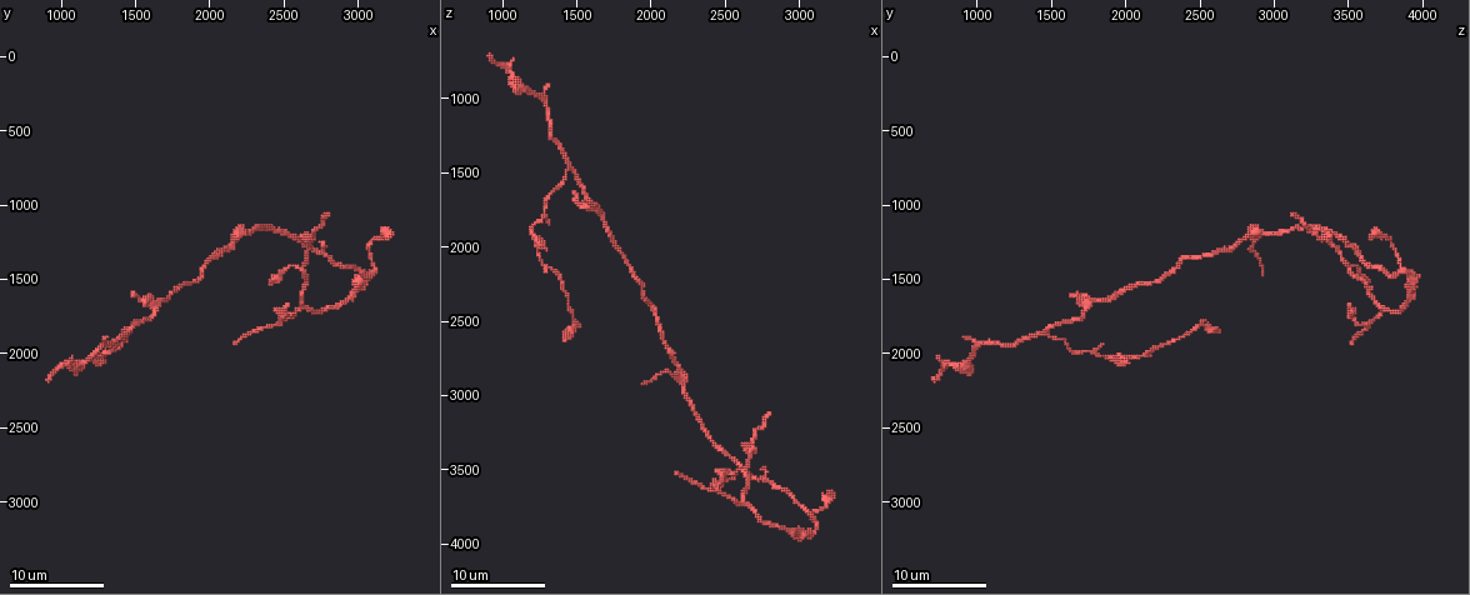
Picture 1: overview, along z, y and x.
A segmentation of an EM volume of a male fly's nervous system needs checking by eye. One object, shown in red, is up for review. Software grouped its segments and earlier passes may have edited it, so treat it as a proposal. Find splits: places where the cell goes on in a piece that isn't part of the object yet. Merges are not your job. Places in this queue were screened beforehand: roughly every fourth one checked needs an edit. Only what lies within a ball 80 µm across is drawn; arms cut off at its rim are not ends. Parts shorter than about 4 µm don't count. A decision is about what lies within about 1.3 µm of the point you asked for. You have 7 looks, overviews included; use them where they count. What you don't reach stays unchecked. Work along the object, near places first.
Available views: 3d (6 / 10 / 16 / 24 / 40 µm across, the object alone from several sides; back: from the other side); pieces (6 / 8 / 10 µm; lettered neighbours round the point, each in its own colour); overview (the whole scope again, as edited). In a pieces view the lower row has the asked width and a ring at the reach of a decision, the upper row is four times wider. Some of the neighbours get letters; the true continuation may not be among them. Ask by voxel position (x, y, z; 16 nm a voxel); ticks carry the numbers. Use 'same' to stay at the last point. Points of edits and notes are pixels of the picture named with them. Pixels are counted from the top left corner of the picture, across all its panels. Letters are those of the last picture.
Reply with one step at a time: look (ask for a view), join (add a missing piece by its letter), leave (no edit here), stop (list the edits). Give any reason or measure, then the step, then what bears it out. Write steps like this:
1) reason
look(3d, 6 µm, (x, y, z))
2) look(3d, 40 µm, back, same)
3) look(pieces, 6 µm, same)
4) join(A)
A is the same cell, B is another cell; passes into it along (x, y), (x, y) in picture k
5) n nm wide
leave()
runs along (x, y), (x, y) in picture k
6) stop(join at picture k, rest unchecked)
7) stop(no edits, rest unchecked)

an open end
look(pieces, 10 µm, (2800, 1060, 3120))

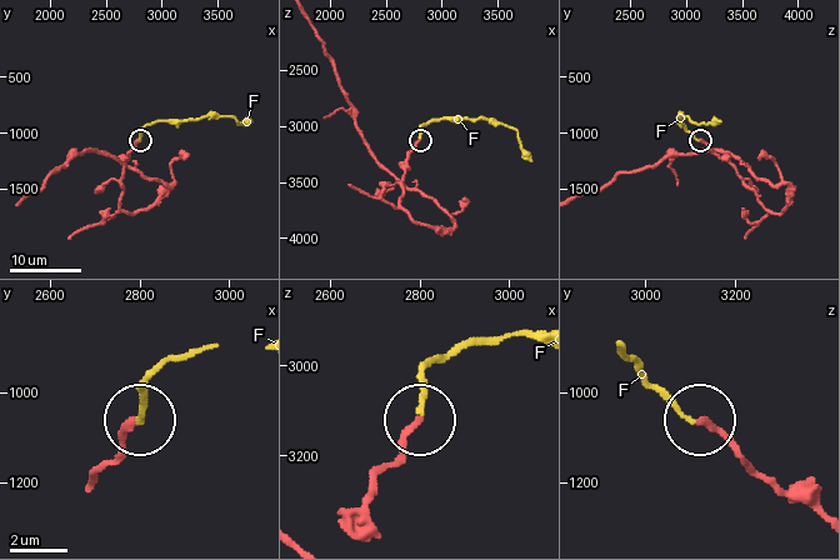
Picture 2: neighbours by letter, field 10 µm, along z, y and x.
230 nm wide
join(F)
F is the same cell; passes into it along (126, 156), (141, 130), (154, 123), (208, 116), (234, 119) in picture 2; the cell continues

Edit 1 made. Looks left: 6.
look(overview)

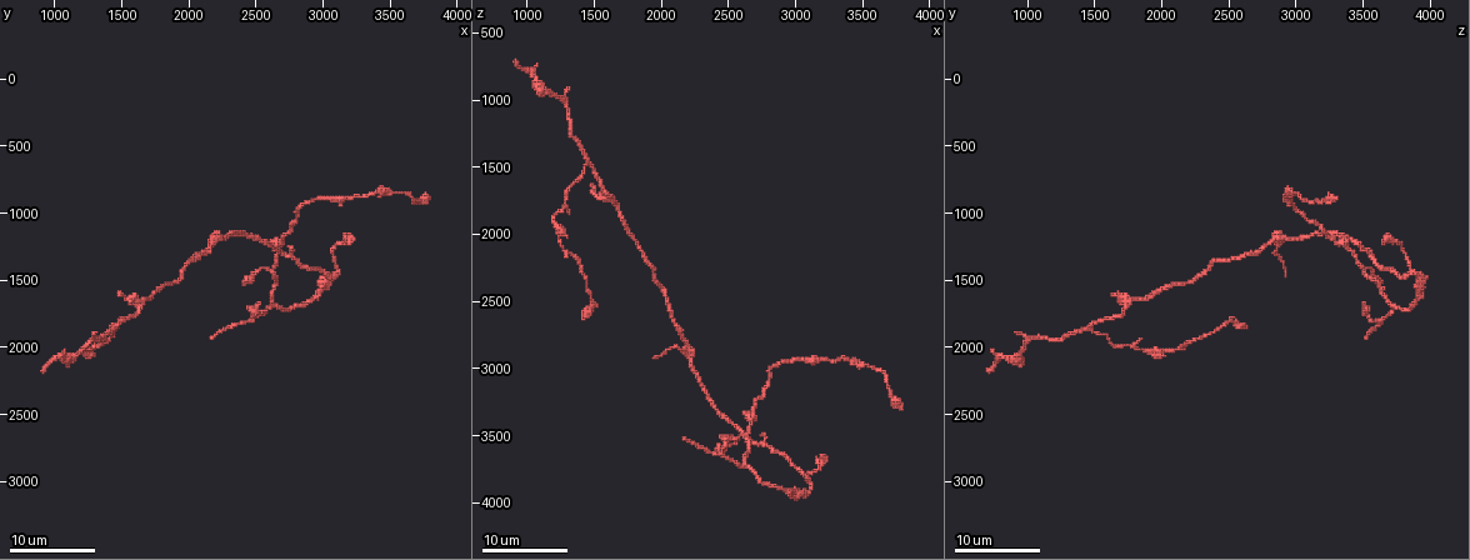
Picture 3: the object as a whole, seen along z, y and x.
an open end
look(pieces, 6 µm, (2160, 1920, 3540))

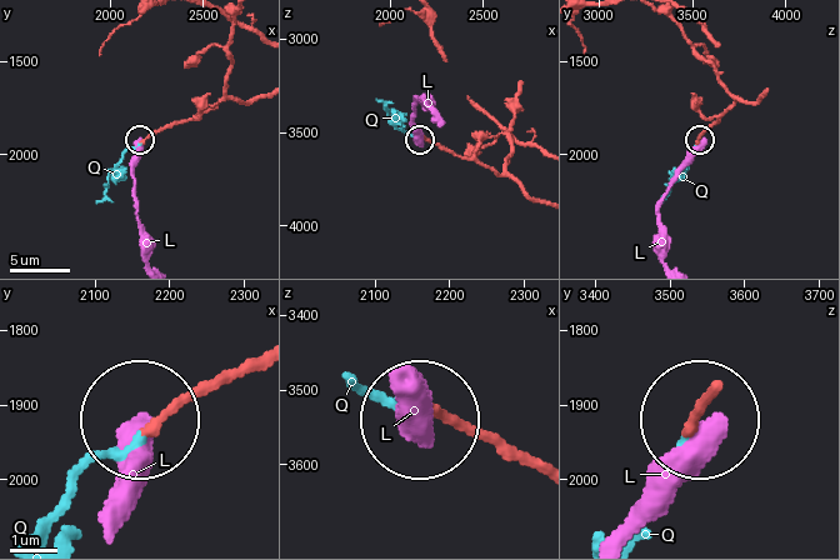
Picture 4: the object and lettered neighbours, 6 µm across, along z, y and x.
180 nm wide
join(Q)
Q is the same cell, L is another cell; passes into it along (250, 369), (95, 456), (51, 529) in picture 4; it goes on there

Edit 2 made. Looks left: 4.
look(overview)

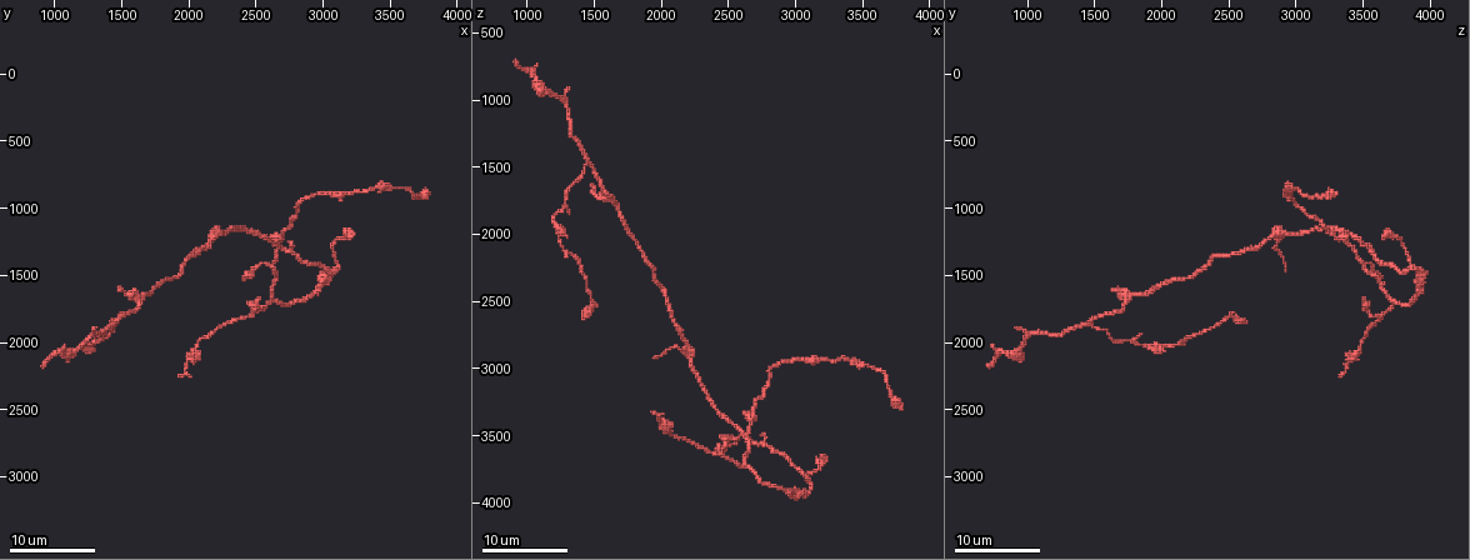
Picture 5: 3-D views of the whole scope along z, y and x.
long arm stops here
look(3d, 10 µm, (1440, 1860, 2620))

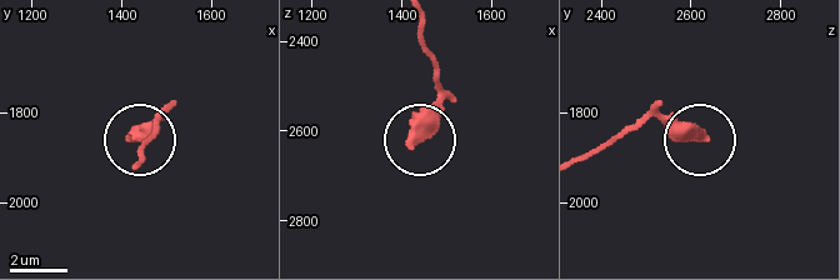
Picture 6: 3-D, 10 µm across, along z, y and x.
look(pieces, 10 µm, (1420, 1850, 2625))

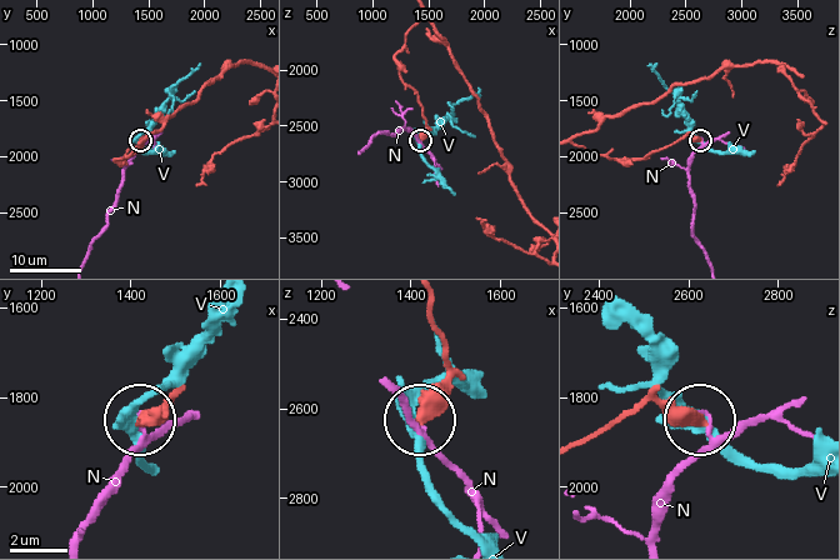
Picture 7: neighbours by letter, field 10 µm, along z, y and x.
430 nm wide
leave()
N and V are other cells; runs along (595, 155), (643, 159), (688, 135), (699, 140) in picture 7; none of them fits

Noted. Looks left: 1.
stop(join at picture 2, join at picture 4, rest unchecked)

